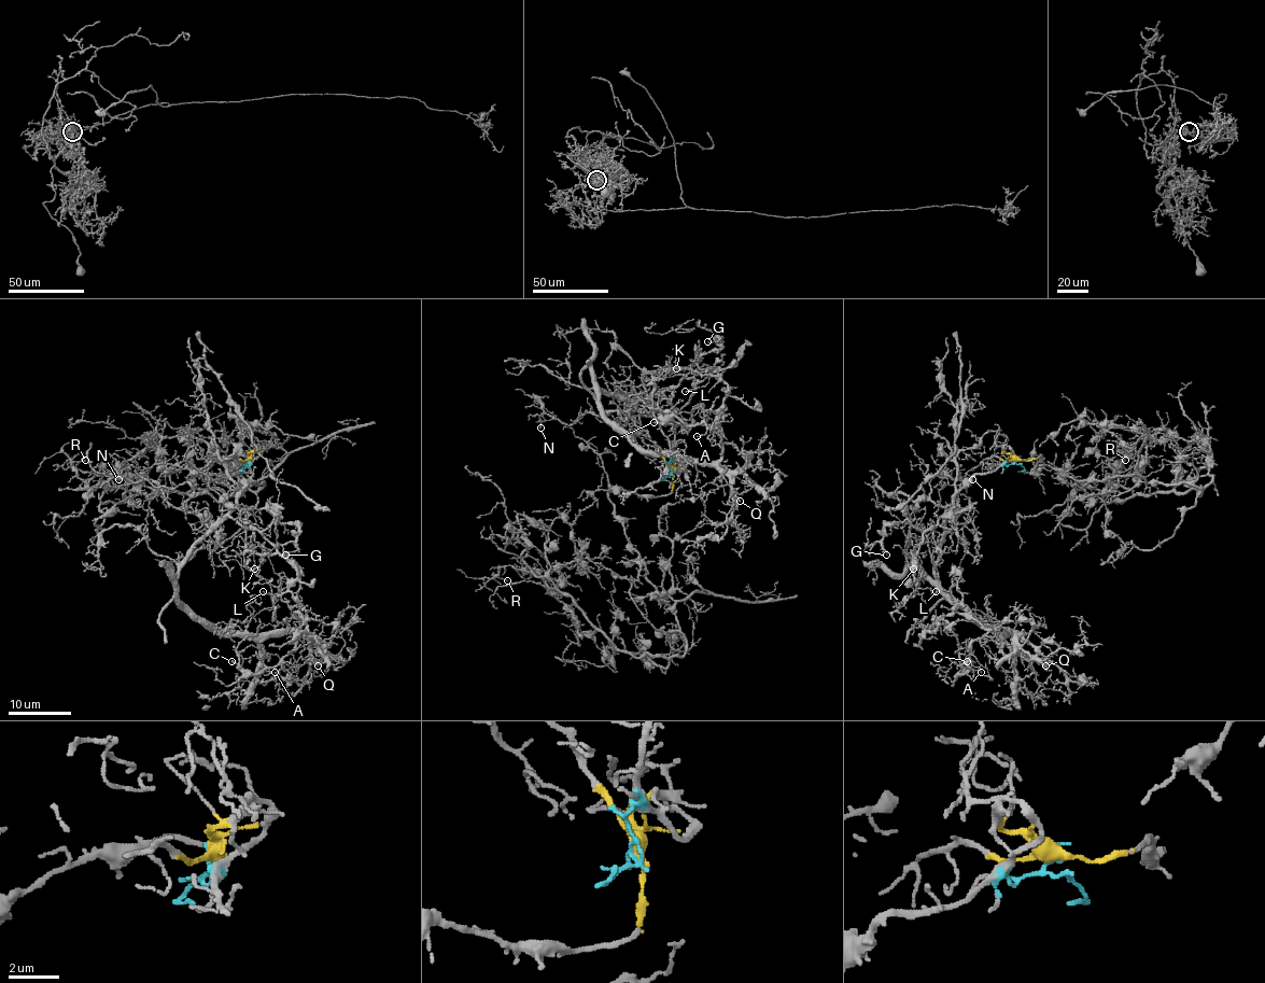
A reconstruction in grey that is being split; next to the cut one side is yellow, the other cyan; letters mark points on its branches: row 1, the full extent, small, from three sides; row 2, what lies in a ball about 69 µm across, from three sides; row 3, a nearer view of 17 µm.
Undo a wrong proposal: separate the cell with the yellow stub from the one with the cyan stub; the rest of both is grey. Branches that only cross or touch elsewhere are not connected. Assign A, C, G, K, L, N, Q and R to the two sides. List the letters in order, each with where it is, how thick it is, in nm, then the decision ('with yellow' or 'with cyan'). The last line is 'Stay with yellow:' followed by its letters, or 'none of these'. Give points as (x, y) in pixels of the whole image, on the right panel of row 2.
A: at (981, 672); 110 nm thick; with cyan
C: at (967, 661); 140 nm thick; with cyan
G: at (886, 555); 120 nm thick; with cyan
K: at (913, 569); 110 nm thick; with cyan
L: at (936, 591); 140 nm thick; with cyan
N: at (972, 479); 130 nm thick; with cyan
Q: at (1045, 665); 120 nm thick; with cyan
R: at (1125, 460); 100 nm thick; with yellow
Stay with yellow: R

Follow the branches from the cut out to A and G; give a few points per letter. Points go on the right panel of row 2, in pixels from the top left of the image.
A: (1017, 458), (979, 473), (939, 518), (965, 547), (951, 594), (986, 632), (968, 663), (980, 672)
G: (1017, 458), (989, 473), (979, 473), (931, 527), (918, 530), (907, 519), (885, 527), (883, 549), (886, 556)

